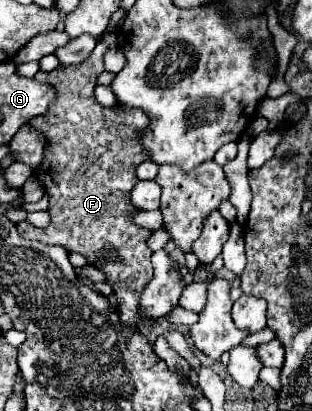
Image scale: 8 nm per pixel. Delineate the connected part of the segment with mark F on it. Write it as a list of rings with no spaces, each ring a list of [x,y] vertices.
[[[109,32],[81,64],[59,66],[53,72],[35,74],[35,80],[53,86],[57,92],[51,108],[29,122],[31,128],[45,136],[43,160],[33,176],[49,198],[51,222],[45,228],[35,228],[25,220],[17,224],[17,232],[27,240],[59,244],[67,252],[83,254],[89,264],[107,276],[107,284],[113,288],[119,304],[119,318],[125,324],[139,326],[139,296],[153,278],[149,260],[151,250],[145,246],[151,232],[131,222],[129,214],[133,212],[133,206],[129,204],[127,194],[137,184],[135,168],[147,160],[135,132],[145,130],[149,120],[141,110],[117,112],[115,108],[105,108],[93,96],[97,76],[103,72],[103,54],[107,48],[115,46],[117,36]]]

